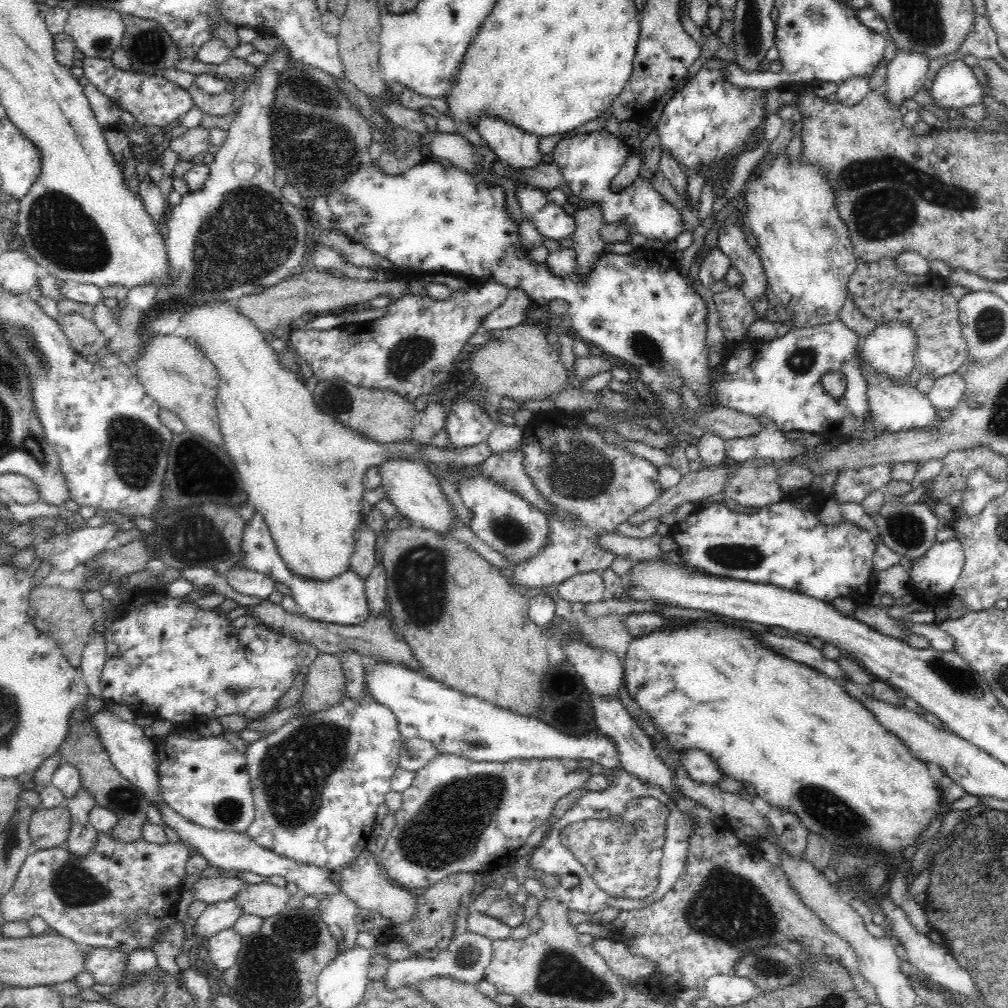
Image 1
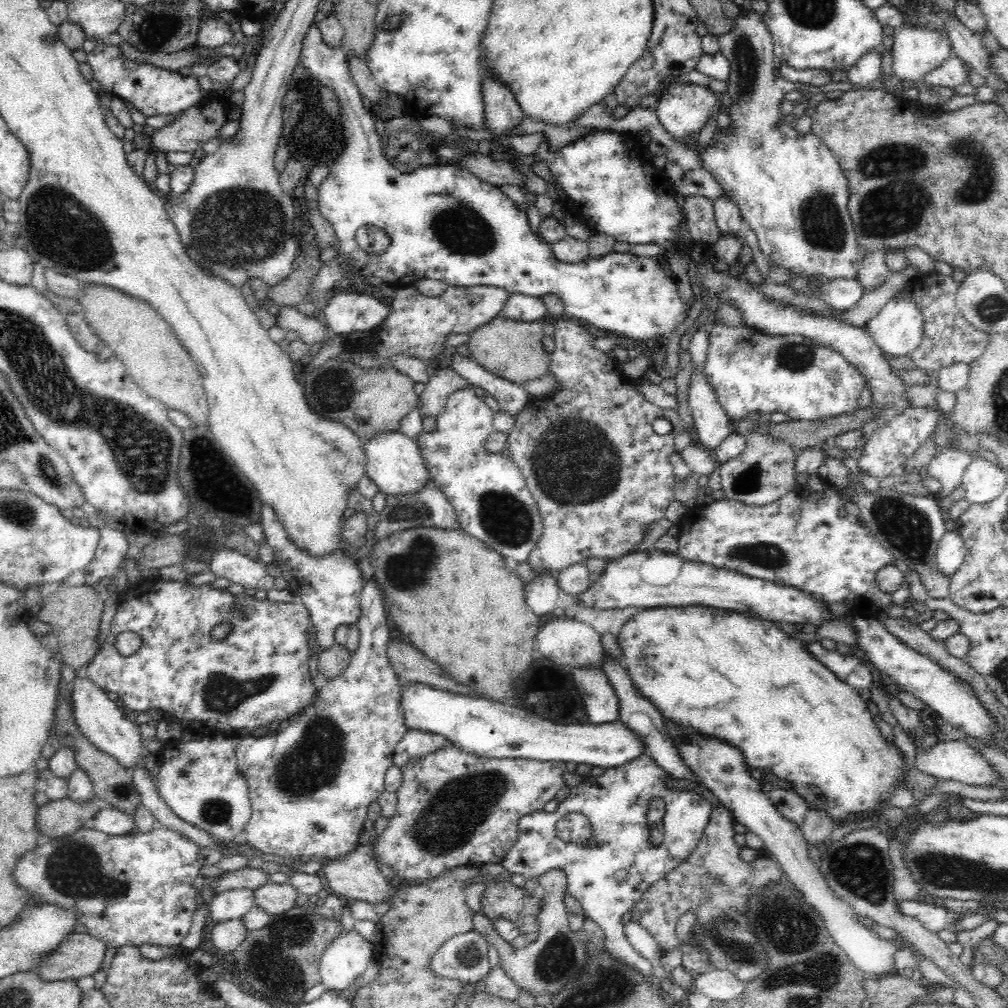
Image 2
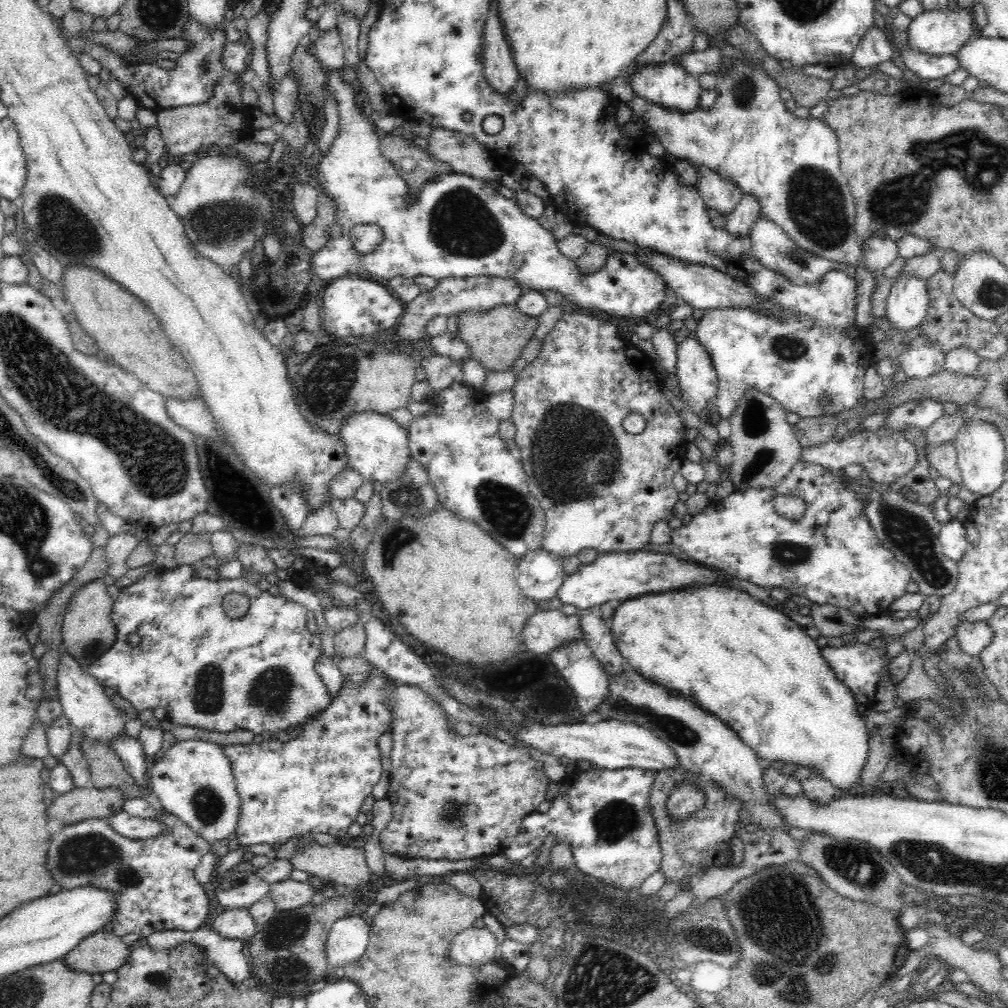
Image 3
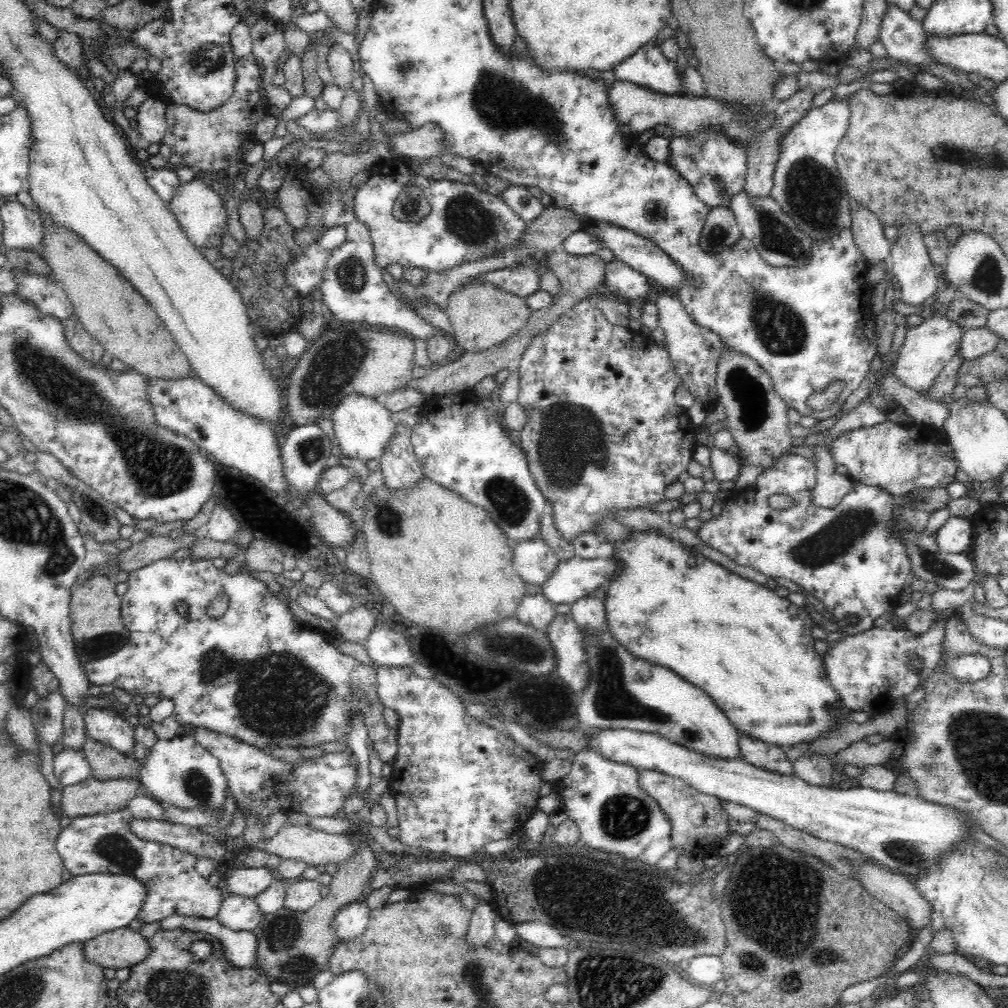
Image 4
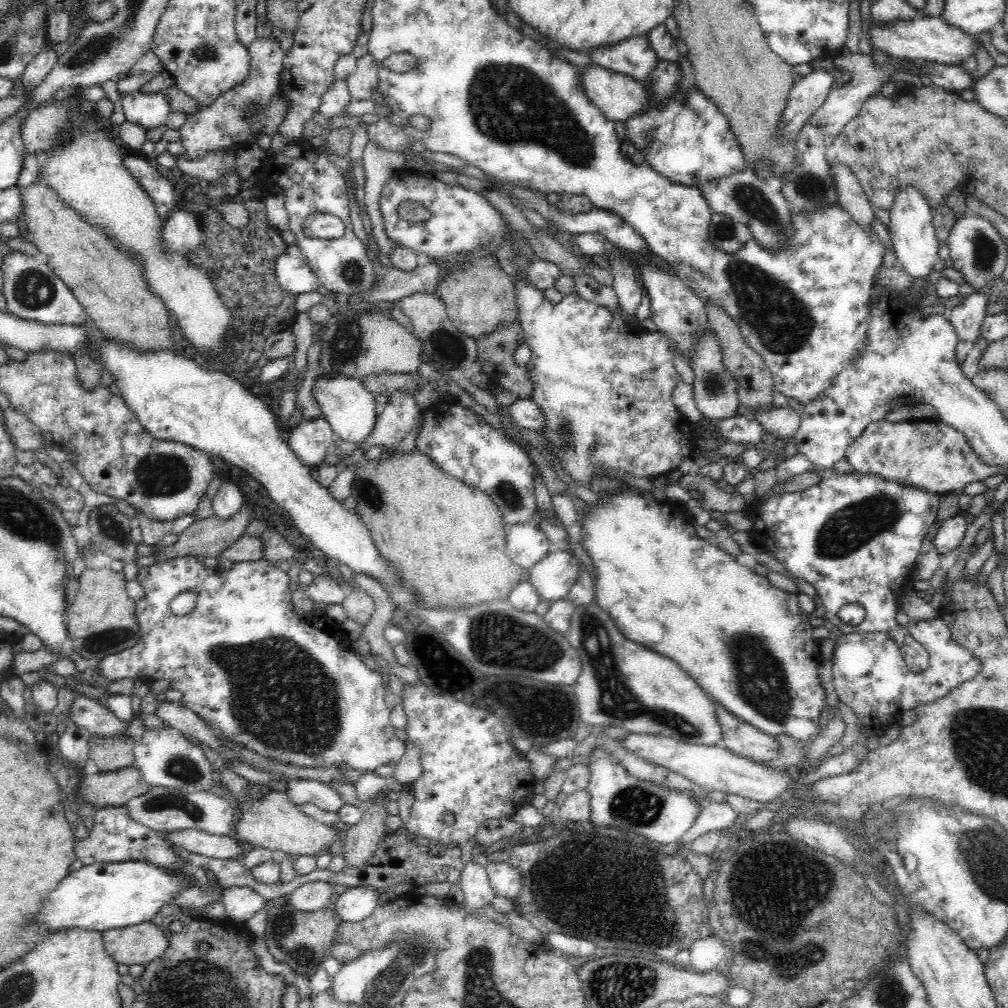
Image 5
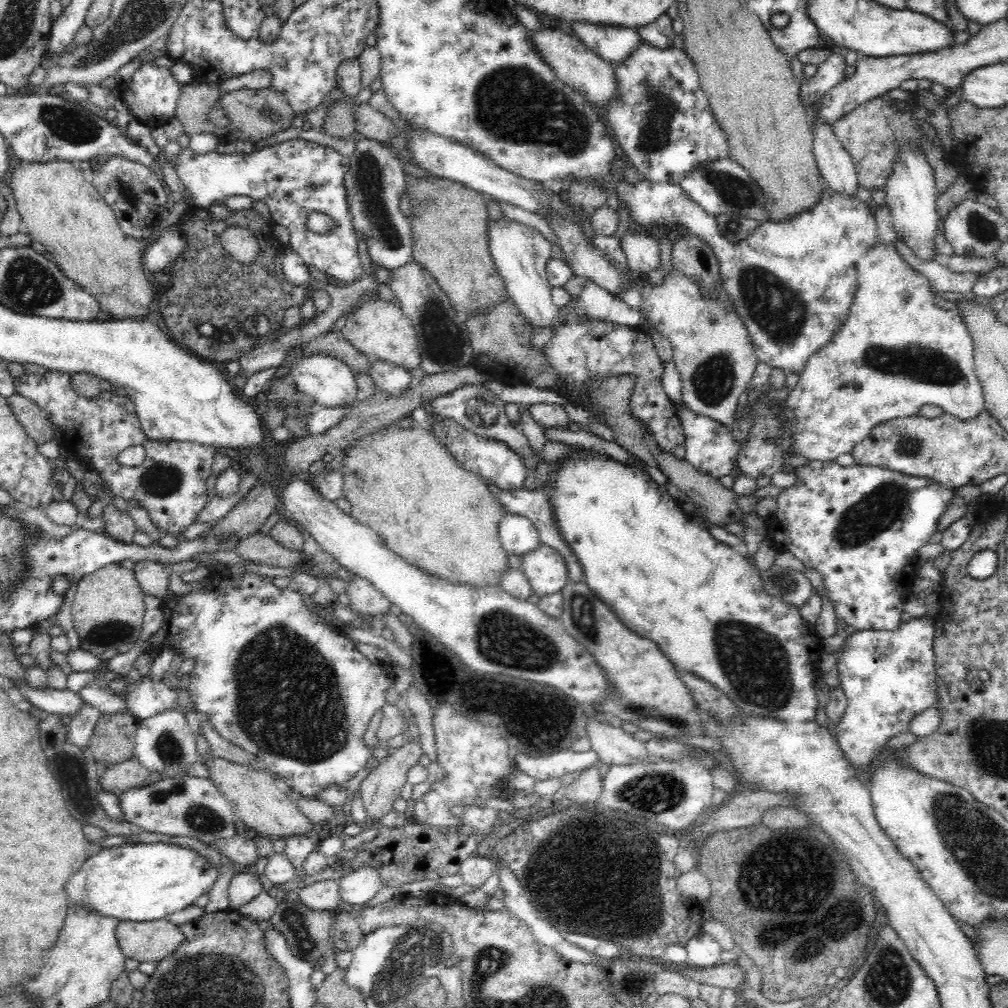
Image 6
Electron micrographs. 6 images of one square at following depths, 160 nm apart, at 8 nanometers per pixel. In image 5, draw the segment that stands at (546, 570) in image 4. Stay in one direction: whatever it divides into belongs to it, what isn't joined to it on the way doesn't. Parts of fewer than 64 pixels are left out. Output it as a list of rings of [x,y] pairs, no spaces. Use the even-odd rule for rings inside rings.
[[[535,524],[506,526],[506,542],[508,556],[521,570],[529,571],[550,553],[550,540]]]

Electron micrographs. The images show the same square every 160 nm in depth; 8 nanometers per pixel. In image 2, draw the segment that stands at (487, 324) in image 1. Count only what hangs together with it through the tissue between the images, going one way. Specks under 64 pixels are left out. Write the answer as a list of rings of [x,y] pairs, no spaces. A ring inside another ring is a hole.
[[[512,293],[504,304],[504,308],[496,314],[504,319],[524,322],[534,322],[545,315],[547,315],[546,307],[541,298],[522,293]]]

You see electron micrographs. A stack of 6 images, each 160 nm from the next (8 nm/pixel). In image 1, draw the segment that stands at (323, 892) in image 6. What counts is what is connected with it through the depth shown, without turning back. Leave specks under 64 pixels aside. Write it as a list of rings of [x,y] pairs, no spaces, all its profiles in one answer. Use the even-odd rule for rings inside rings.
[[[267,880],[253,885],[244,885],[232,898],[242,913],[253,914],[262,919],[278,914],[287,906],[291,895],[285,888],[269,884]]]

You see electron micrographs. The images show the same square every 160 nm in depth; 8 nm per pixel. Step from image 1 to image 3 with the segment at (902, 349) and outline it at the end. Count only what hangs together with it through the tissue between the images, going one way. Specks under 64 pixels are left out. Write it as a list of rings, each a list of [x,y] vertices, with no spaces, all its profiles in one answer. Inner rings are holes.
[[[900,275],[891,286],[884,316],[891,329],[905,335],[920,326],[927,315],[927,308],[926,281],[918,277]]]

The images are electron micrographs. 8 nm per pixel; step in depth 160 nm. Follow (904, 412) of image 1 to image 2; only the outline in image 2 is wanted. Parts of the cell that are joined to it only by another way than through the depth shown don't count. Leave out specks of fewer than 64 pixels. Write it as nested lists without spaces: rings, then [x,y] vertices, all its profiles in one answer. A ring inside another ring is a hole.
[[[707,260],[704,270],[700,270],[701,278],[703,286],[708,288],[710,293],[718,294],[720,301],[723,299],[725,302],[735,304],[743,312],[743,319],[749,327],[753,327],[761,333],[786,338],[798,334],[806,336],[822,346],[835,349],[850,365],[856,367],[856,371],[862,375],[866,388],[870,392],[870,409],[874,411],[872,420],[864,422],[858,428],[864,439],[864,444],[878,429],[887,425],[893,418],[900,416],[906,409],[914,407],[911,406],[907,397],[906,383],[902,381],[901,376],[897,375],[897,371],[892,370],[888,360],[880,351],[880,347],[874,343],[866,329],[838,322],[836,319],[822,319],[822,317],[812,317],[806,313],[800,313],[792,305],[782,305],[782,302],[778,303],[778,300],[773,301],[766,298],[764,294],[754,290],[743,277],[734,279],[730,274],[714,273]]]

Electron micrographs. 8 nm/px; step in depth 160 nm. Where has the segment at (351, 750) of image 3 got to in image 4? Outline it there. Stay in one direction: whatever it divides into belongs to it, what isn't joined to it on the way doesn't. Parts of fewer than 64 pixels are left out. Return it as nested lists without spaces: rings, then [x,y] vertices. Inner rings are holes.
[[[195,727],[194,738],[219,760],[238,812],[244,817],[246,825],[252,817],[263,830],[276,811],[306,815],[310,820],[318,816],[340,817],[345,800],[358,795],[358,761],[347,745],[341,751],[322,752],[316,758],[300,756],[300,762],[289,763],[269,755],[266,750],[204,728]]]

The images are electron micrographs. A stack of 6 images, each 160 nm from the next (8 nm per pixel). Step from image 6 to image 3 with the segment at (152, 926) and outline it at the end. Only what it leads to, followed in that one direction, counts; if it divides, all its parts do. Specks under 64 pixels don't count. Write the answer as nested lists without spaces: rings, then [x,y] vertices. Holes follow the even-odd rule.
[[[96,931],[82,938],[61,960],[72,971],[102,974],[118,970],[128,956],[128,948],[112,931]]]

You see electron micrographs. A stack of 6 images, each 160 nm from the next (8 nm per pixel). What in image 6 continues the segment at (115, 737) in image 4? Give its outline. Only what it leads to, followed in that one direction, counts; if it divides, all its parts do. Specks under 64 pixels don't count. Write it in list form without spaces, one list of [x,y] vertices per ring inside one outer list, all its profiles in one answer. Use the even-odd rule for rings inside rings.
[[[25,679],[15,682],[23,693],[23,698],[38,706],[40,710],[52,715],[58,714],[61,718],[78,716],[80,709],[86,704],[79,694],[68,688],[54,690],[49,686],[47,689],[32,689],[26,684]]]

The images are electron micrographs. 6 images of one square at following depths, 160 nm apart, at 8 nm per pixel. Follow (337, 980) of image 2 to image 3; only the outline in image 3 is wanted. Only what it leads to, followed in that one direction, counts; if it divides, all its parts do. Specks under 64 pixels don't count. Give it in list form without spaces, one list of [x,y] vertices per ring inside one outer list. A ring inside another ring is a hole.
[[[360,915],[344,917],[332,925],[325,944],[327,979],[334,979],[336,970],[362,958],[368,950],[370,929],[369,921]]]

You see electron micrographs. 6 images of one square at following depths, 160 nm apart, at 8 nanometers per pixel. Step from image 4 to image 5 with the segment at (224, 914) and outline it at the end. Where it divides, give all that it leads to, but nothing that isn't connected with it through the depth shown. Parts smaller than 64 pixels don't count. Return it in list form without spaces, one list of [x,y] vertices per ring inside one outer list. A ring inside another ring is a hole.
[[[230,887],[223,892],[227,919],[245,924],[265,907],[265,898],[248,887]]]

